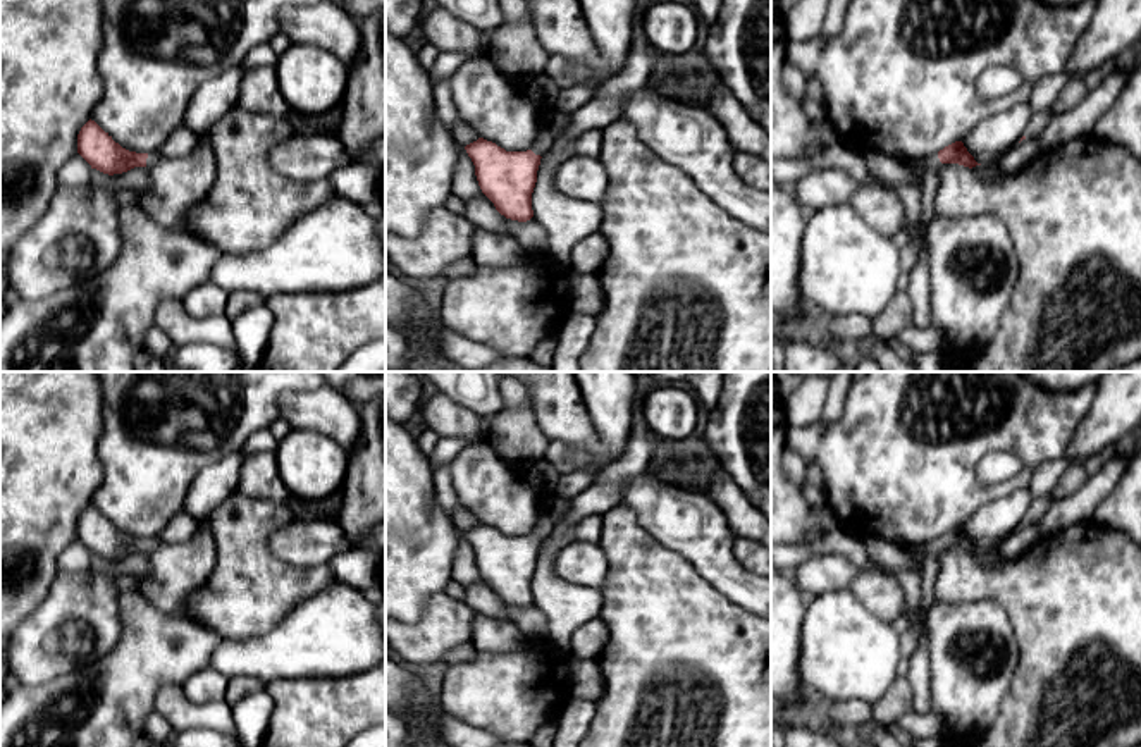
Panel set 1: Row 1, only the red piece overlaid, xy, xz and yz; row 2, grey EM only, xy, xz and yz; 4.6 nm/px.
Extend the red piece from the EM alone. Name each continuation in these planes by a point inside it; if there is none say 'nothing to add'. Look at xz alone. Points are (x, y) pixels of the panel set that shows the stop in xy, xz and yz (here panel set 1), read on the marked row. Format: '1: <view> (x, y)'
1: xz (555, 123)

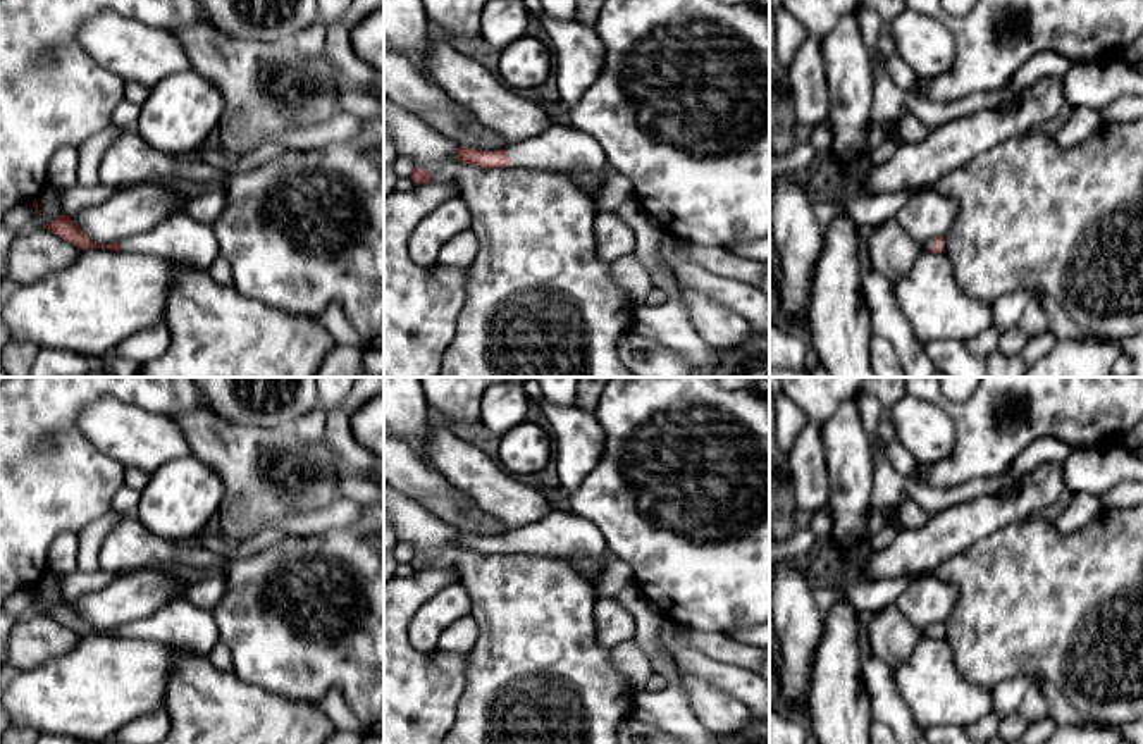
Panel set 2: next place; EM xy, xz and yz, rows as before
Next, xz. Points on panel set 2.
1: xz (562, 147)

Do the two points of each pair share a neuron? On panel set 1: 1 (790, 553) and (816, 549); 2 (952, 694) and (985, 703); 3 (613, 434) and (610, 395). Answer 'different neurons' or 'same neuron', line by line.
1: same neuron
2: same neuron
3: same neuron

